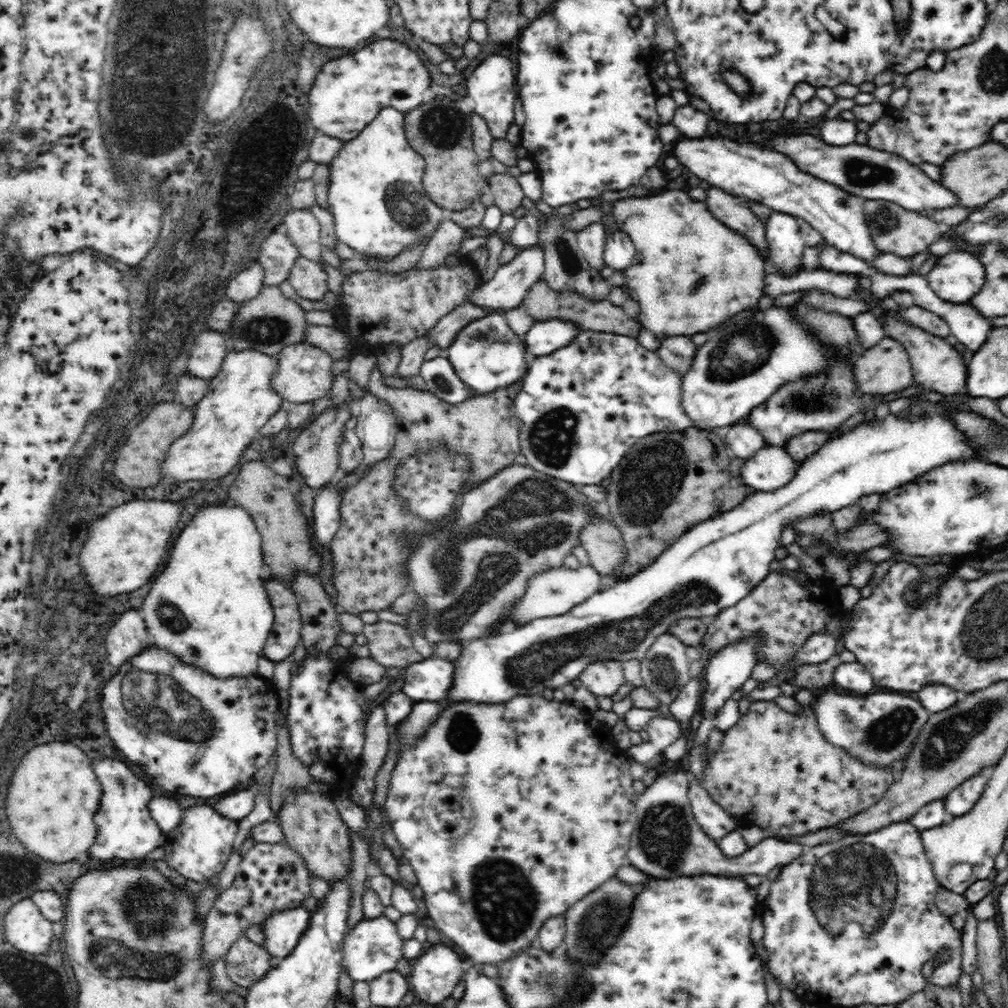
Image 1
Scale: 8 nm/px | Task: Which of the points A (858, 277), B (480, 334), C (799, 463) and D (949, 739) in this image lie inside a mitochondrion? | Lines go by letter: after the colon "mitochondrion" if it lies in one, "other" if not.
A: other
B: mitochondrion
C: other
D: mitochondrion

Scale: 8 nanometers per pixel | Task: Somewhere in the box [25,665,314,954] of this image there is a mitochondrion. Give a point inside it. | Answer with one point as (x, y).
(155, 911)

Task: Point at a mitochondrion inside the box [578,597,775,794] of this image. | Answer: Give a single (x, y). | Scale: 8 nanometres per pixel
(660, 665)

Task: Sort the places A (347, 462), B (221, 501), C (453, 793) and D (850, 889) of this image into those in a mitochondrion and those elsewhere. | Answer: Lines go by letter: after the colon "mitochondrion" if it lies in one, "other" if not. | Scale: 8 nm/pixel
A: other
B: other
C: other
D: mitochondrion

